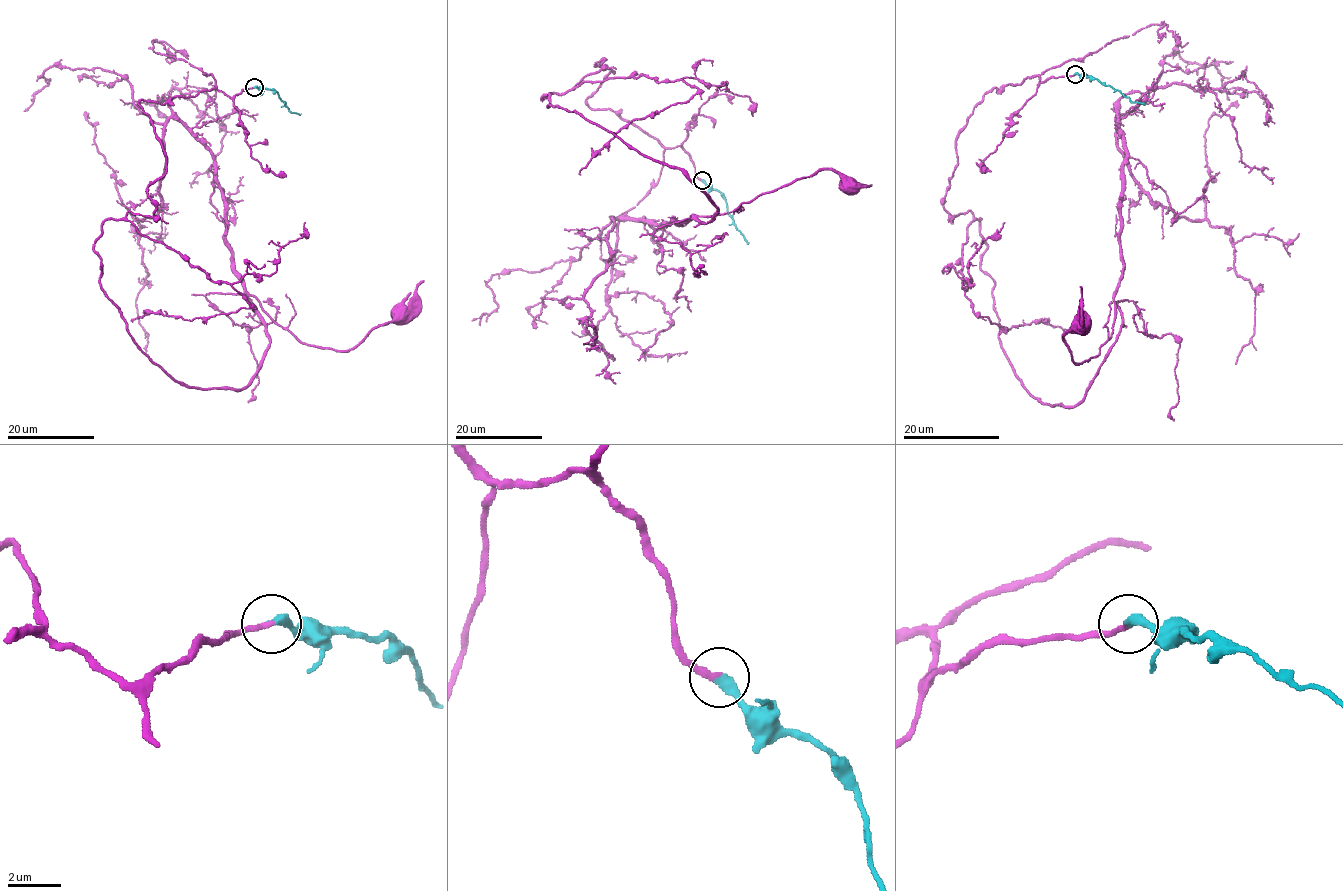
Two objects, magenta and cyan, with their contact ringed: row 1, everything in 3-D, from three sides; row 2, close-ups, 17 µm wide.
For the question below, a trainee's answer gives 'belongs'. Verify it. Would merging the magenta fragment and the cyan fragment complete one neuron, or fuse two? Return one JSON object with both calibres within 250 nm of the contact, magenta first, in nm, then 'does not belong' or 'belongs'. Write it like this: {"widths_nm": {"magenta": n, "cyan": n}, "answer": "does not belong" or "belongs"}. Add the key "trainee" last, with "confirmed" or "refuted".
{"widths_nm": {"magenta": 220, "cyan": 400}, "answer": "belongs", "trainee": "confirmed"}

